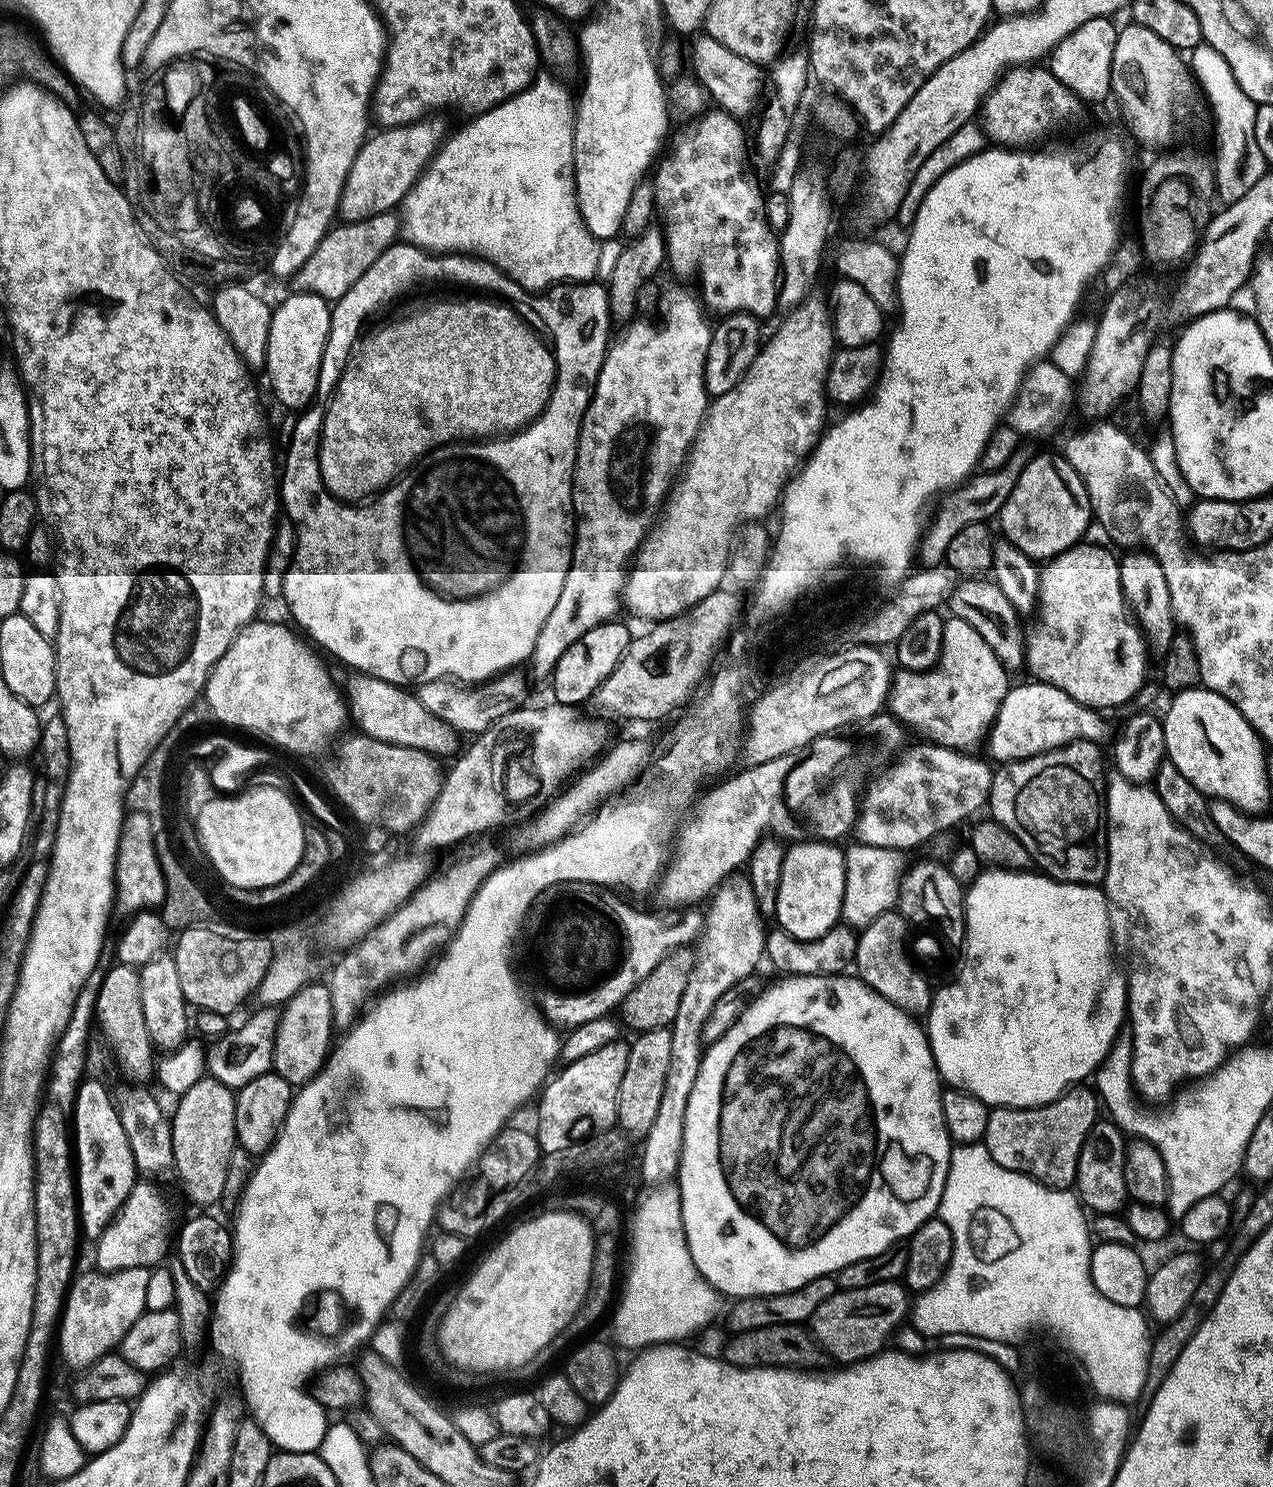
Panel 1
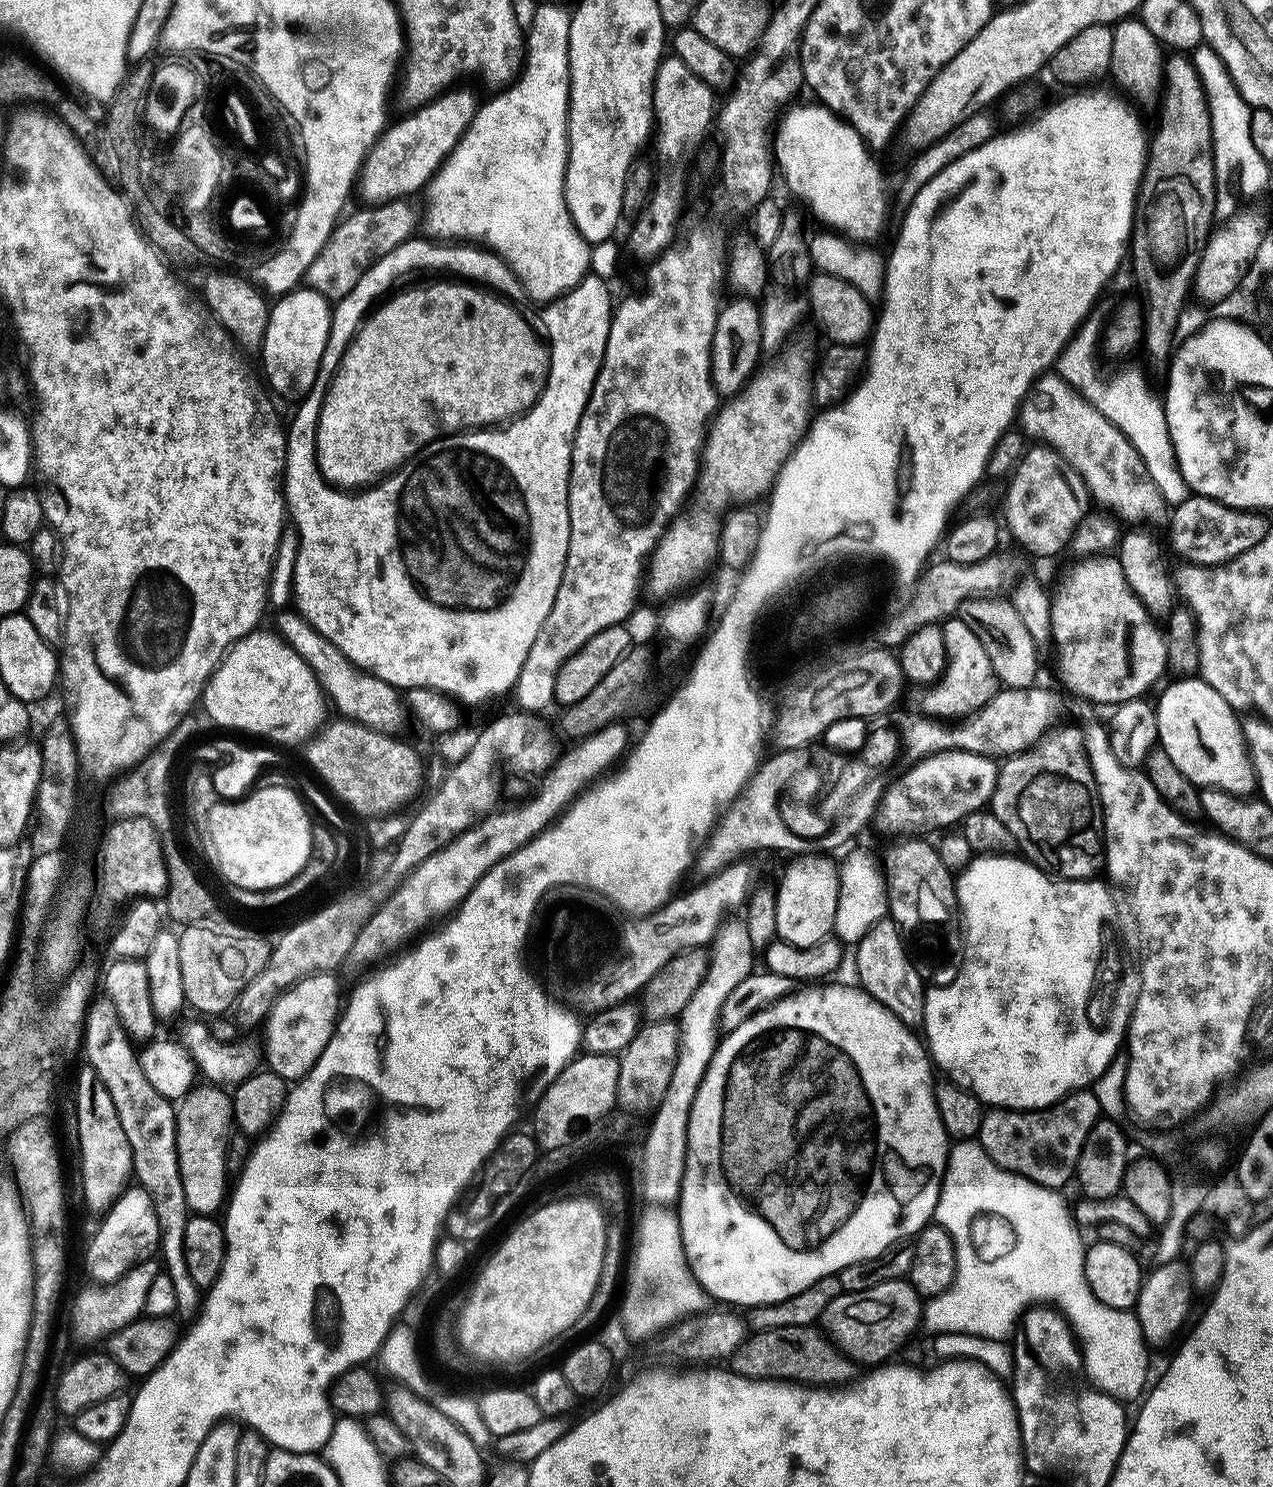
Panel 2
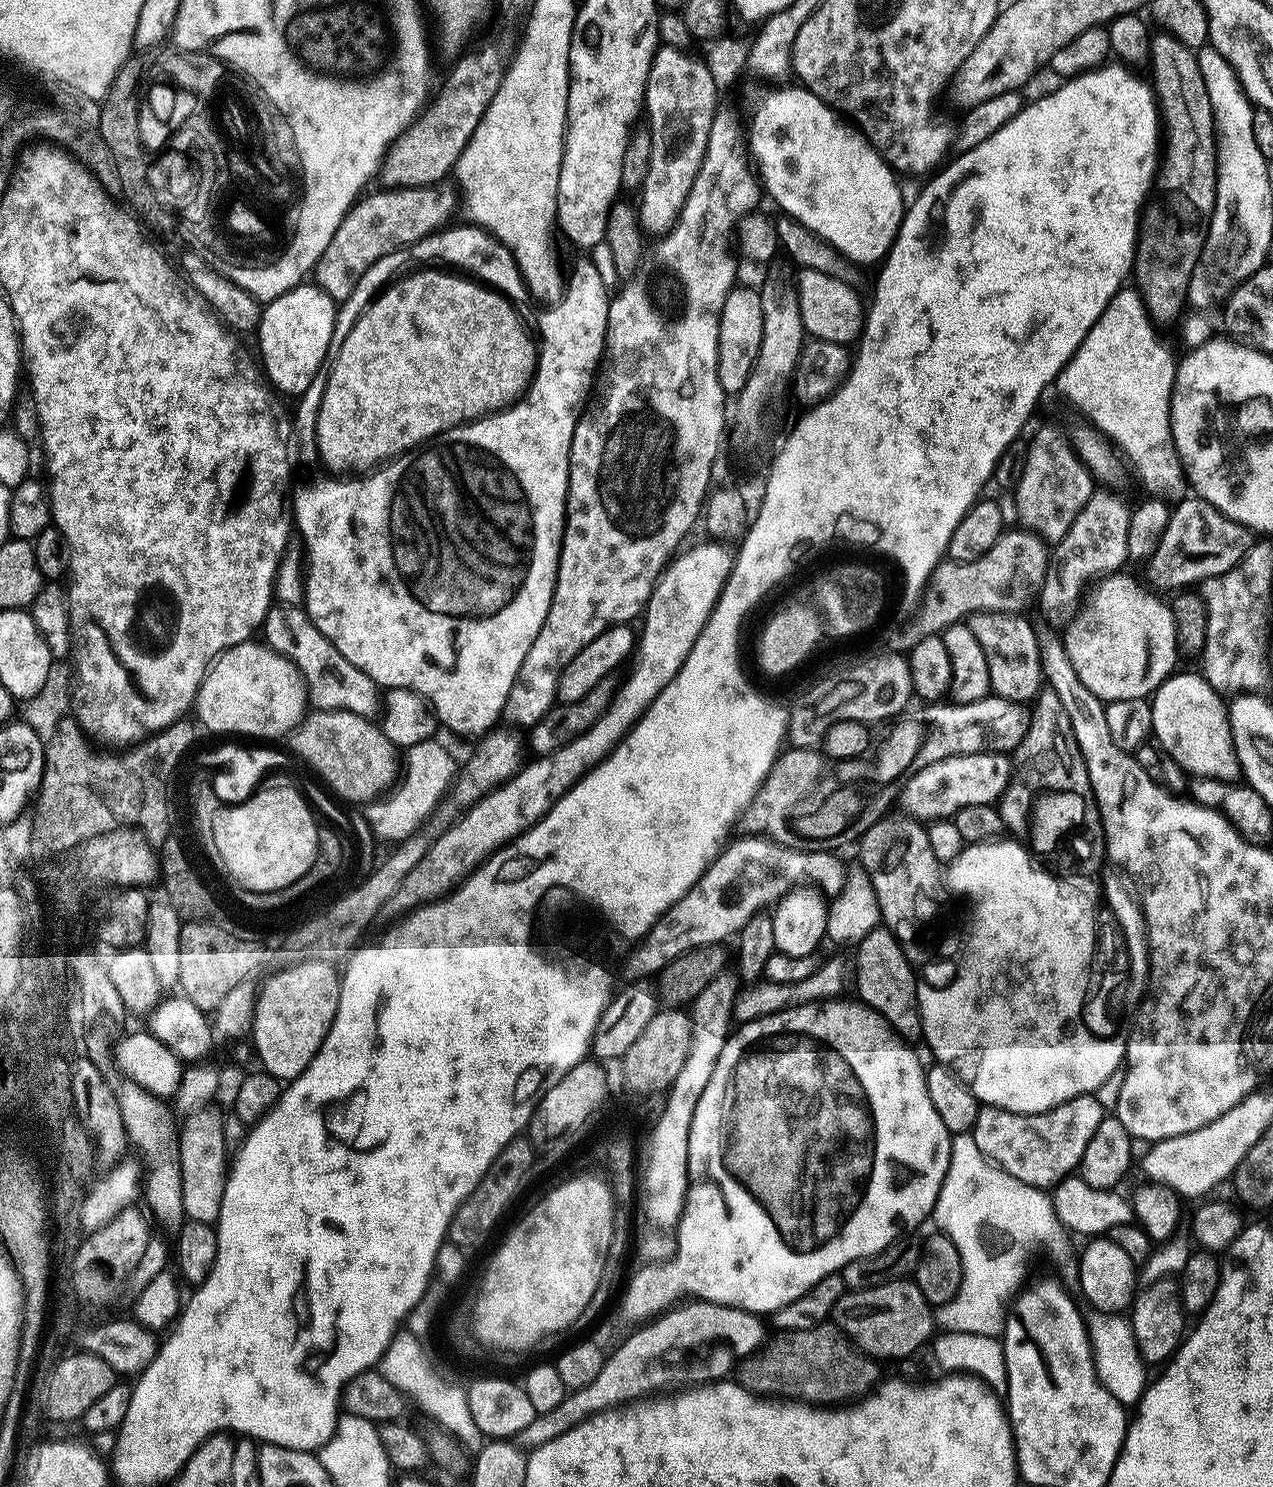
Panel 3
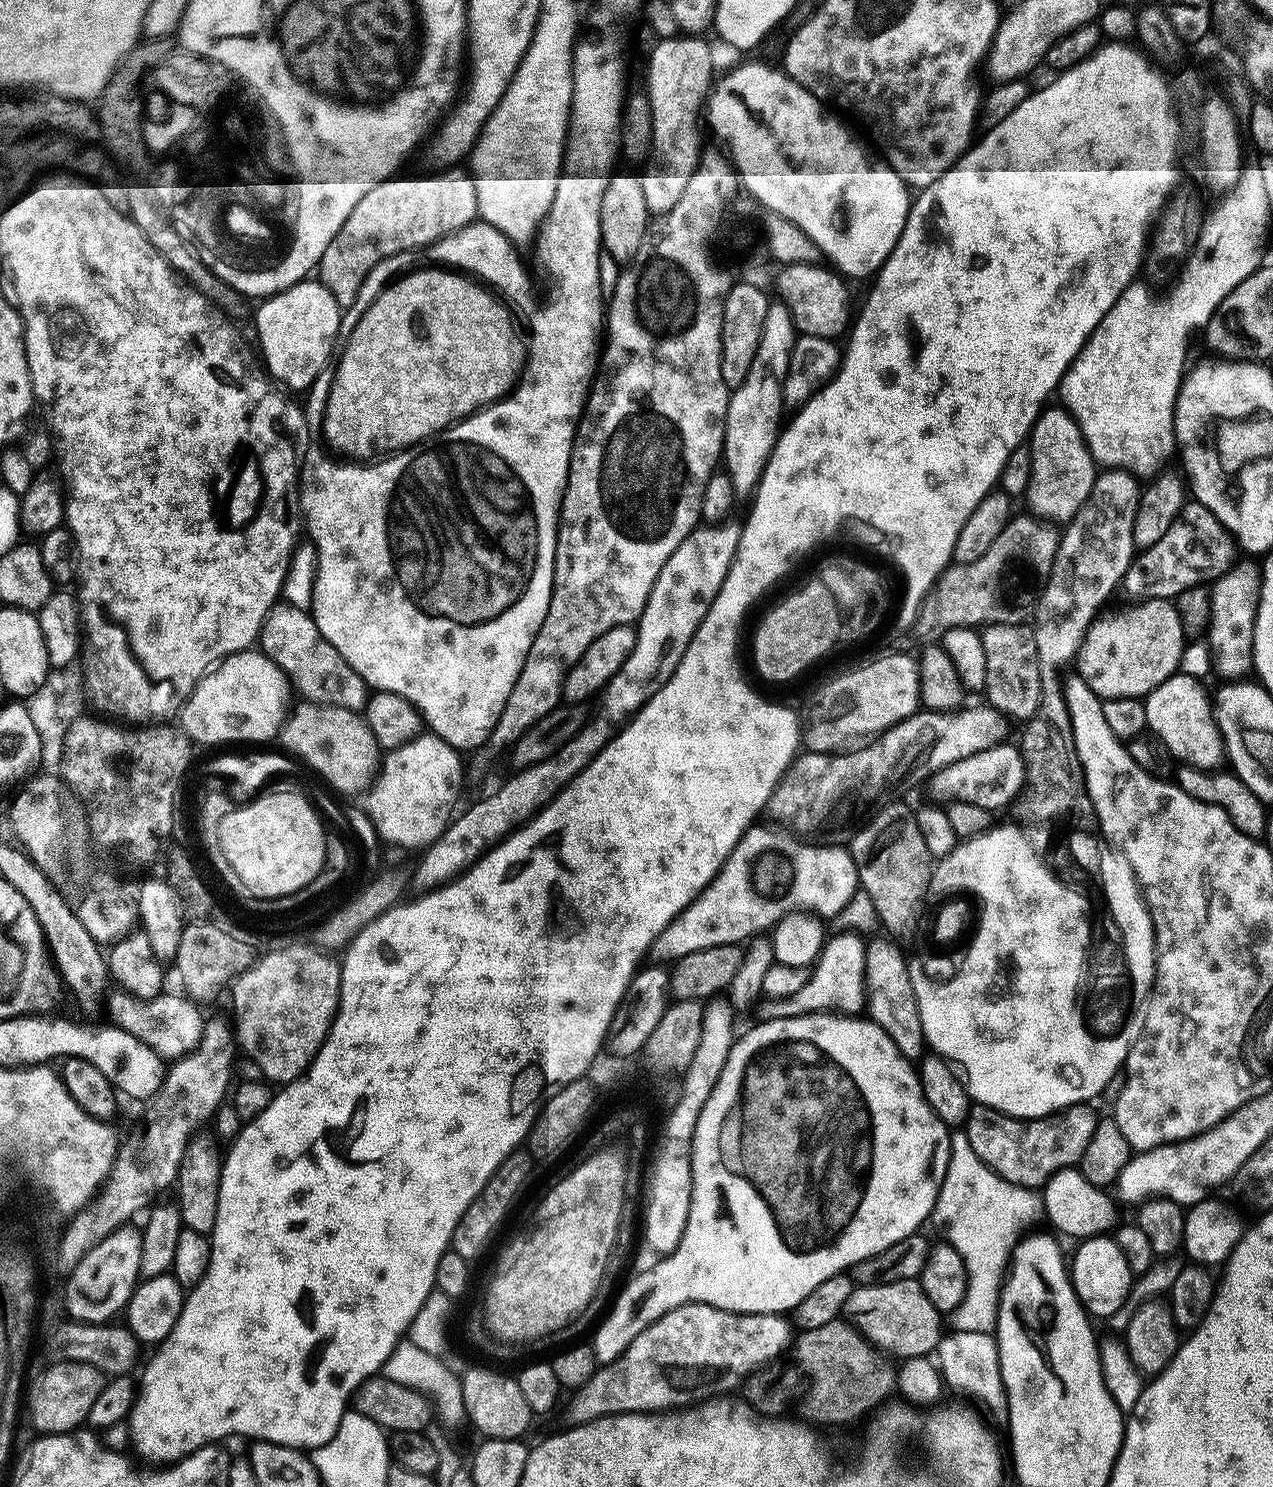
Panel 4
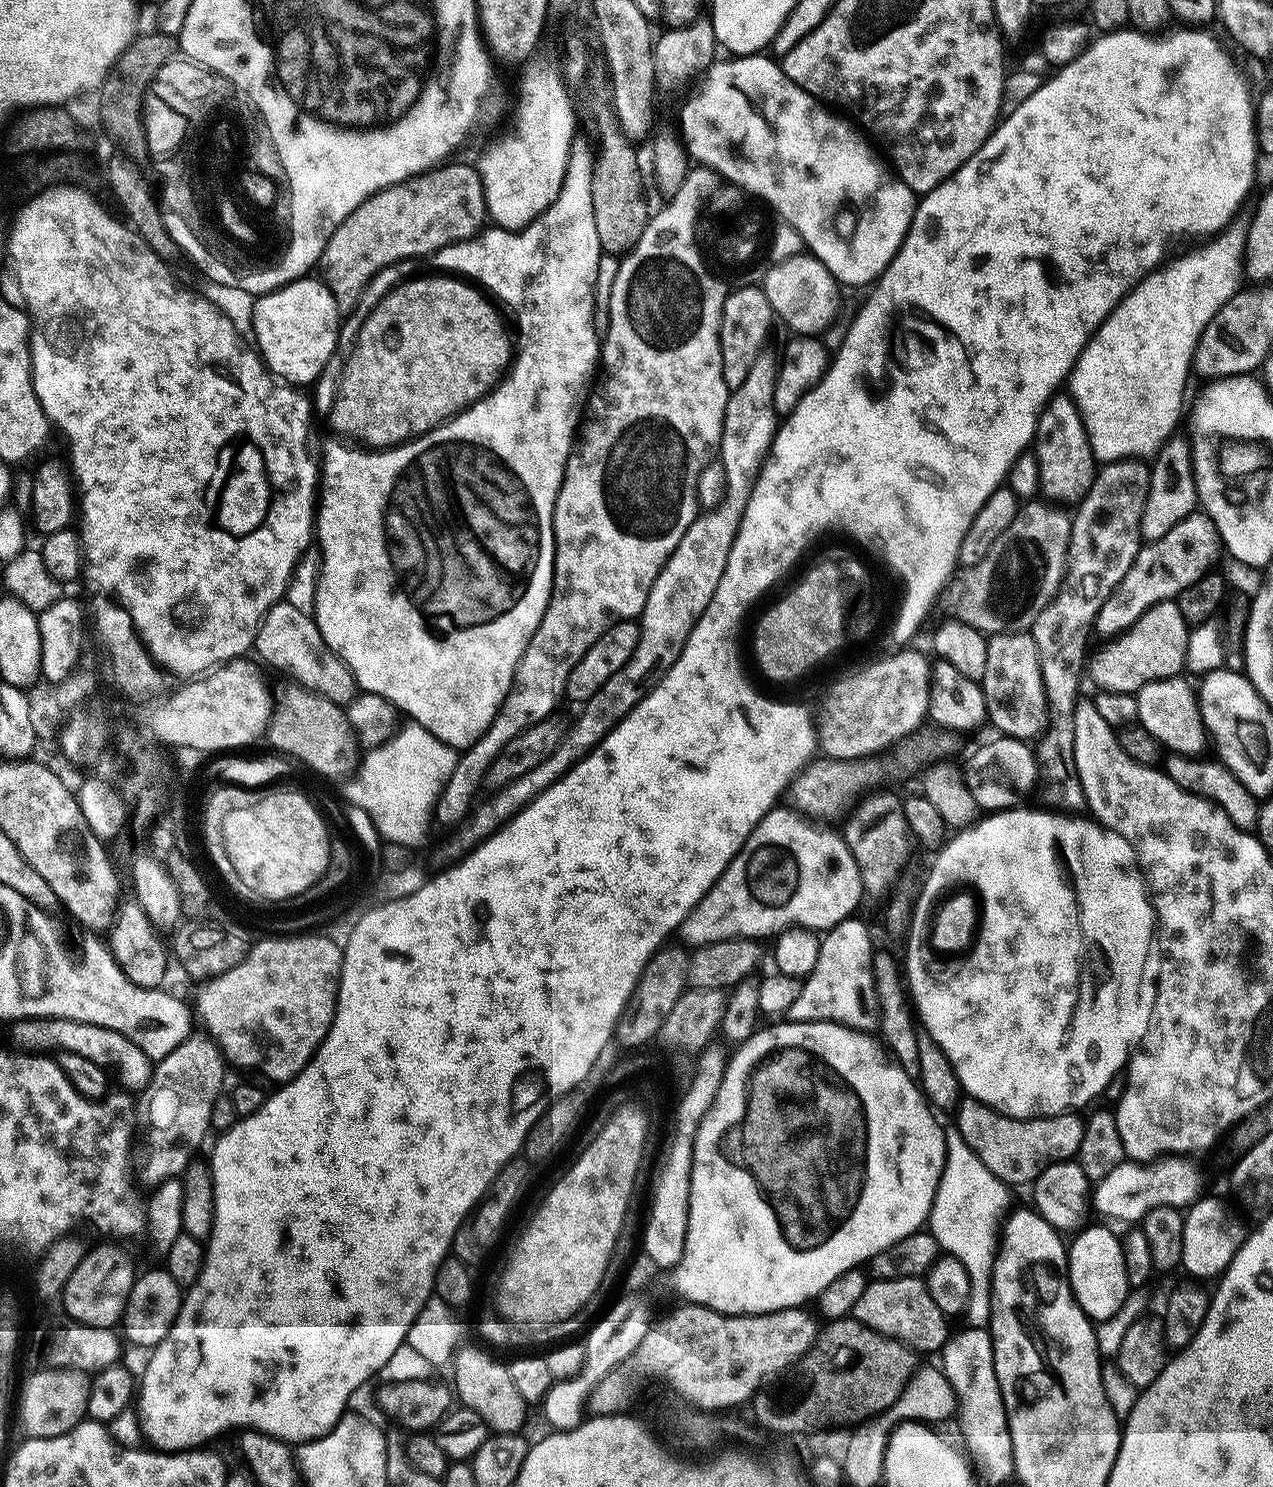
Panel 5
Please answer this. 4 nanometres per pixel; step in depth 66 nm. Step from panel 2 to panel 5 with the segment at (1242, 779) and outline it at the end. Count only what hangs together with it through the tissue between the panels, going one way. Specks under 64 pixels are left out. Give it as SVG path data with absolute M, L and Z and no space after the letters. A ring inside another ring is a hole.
M1173 678L1171 680L1151 680L1149 684L1146 686L1142 686L1139 692L1135 693L1135 697L1137 700L1137 717L1138 723L1141 724L1146 731L1148 731L1154 739L1160 741L1161 745L1165 749L1171 750L1172 752L1183 752L1185 756L1195 756L1197 754L1203 753L1203 748L1205 744L1206 748L1206 733L1204 730L1204 725L1200 723L1200 713L1198 711L1198 696L1194 691L1193 685L1192 688L1190 685L1184 681L1184 678Z

